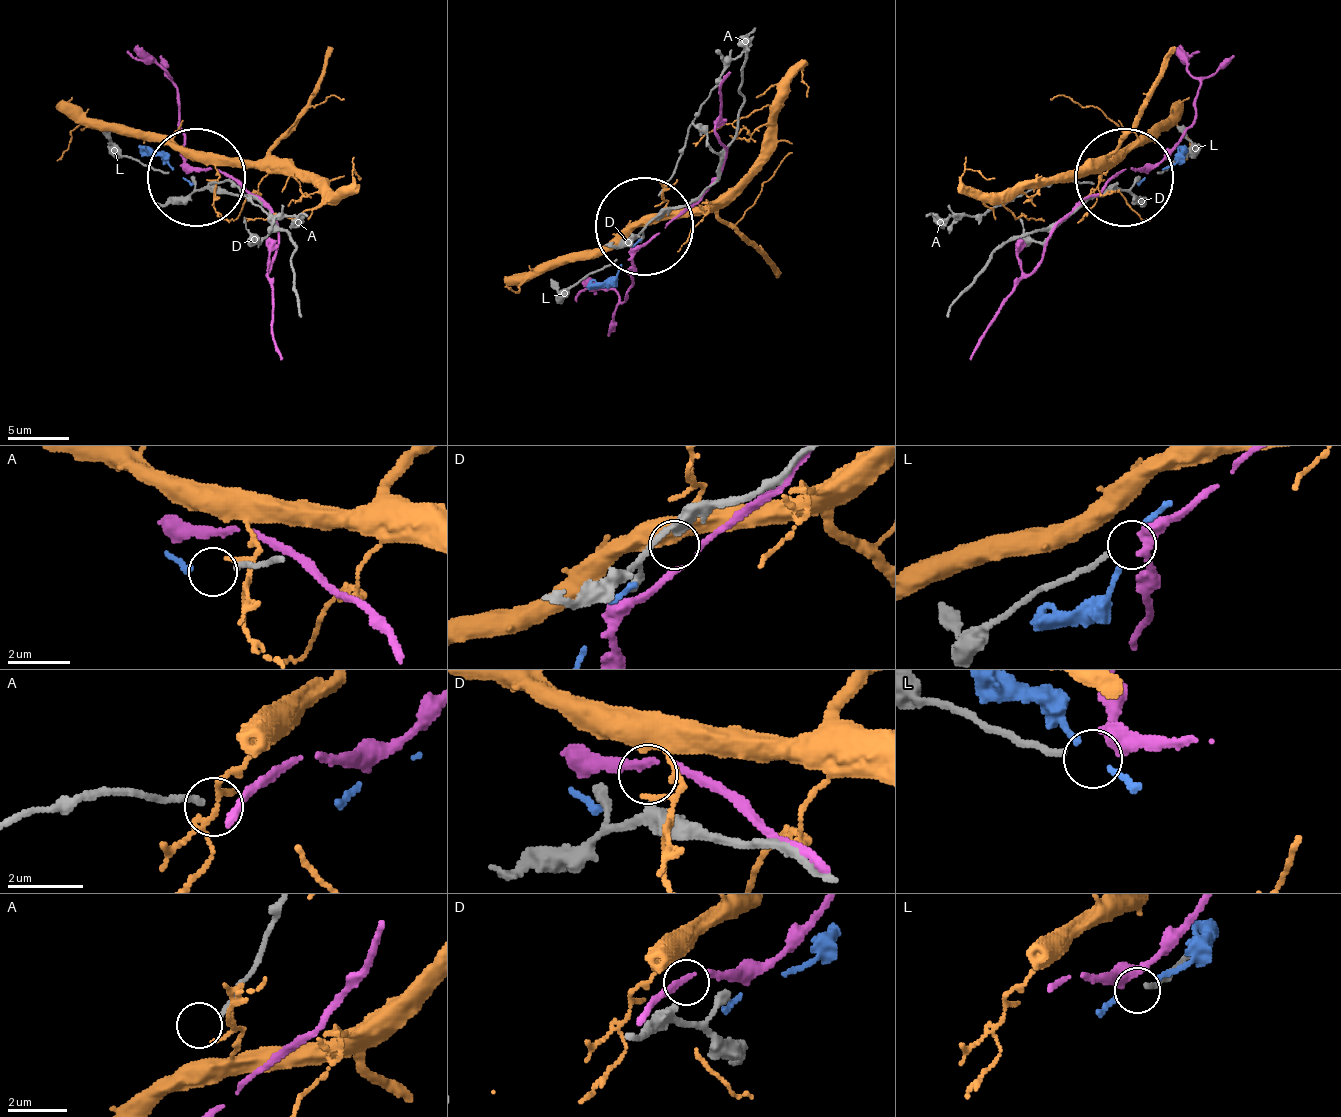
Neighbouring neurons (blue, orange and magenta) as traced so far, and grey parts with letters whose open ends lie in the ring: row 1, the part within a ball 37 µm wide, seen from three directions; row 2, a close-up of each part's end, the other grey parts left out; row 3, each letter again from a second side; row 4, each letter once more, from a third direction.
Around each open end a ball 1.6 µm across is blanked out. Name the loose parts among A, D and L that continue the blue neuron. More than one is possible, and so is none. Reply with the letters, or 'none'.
none

